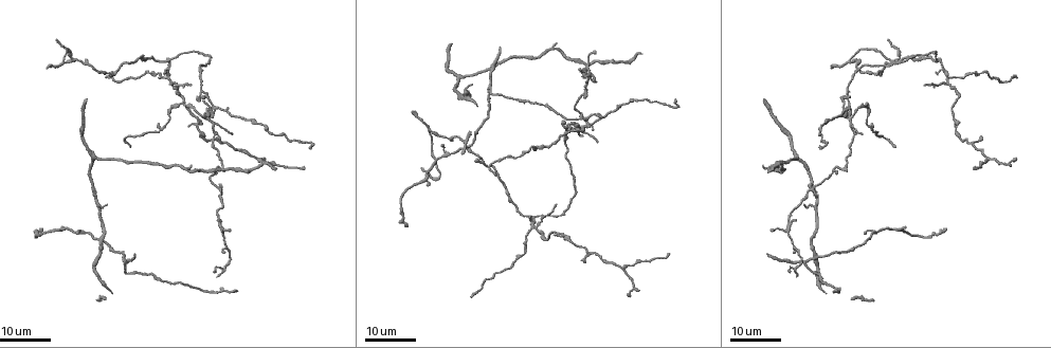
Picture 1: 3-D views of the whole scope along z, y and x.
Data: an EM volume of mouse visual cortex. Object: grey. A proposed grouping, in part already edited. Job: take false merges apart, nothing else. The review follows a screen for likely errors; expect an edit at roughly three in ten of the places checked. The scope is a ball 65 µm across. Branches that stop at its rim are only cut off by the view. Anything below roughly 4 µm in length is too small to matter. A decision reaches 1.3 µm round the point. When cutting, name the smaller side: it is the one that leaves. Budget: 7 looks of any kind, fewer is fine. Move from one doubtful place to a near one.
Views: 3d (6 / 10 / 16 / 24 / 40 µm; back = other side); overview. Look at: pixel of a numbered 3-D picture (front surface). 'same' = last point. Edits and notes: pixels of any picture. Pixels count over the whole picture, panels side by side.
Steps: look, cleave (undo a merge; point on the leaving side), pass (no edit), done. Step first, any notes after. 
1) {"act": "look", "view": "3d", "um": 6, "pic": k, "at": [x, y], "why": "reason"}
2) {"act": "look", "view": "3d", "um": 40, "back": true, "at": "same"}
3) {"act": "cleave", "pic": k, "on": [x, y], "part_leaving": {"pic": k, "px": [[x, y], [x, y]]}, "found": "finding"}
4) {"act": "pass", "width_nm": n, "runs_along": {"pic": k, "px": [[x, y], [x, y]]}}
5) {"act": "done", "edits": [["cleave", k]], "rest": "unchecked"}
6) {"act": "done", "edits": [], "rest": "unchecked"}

{"act": "look", "view": "3d", "um": 24, "pic": 1, "at": [625, 267], "why": "three arms meet"}

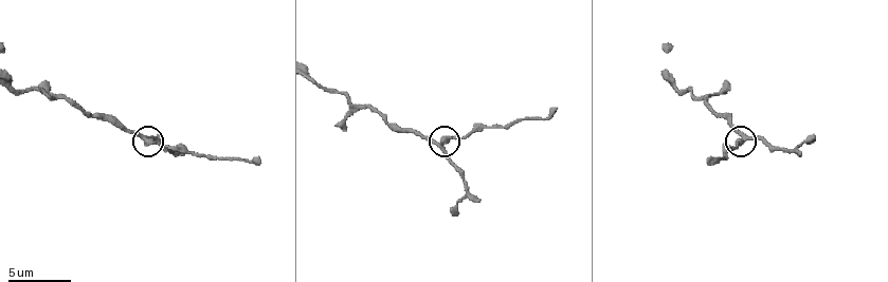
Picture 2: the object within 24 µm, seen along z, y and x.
{"act": "look", "view": "3d", "um": 6, "pic": 2, "at": [147, 136], "why": "zoom in"}

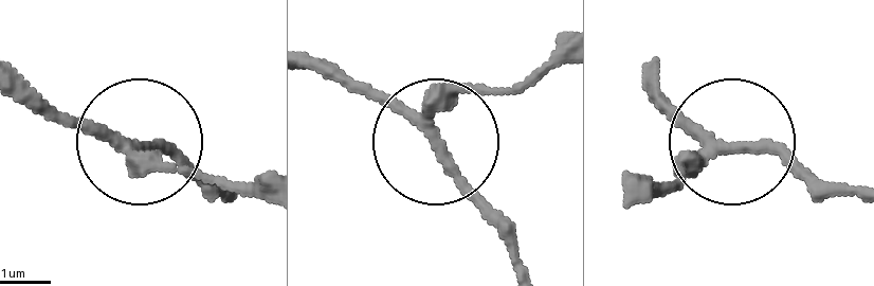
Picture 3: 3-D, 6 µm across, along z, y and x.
{"act": "pass", "side_arm_um": 7, "runs_along": {"pic": 3, "px": [[651, 76], [680, 119], [723, 144], [785, 153], [844, 186]]}, "found": "all the same cell"}

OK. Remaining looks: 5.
{"act": "look", "view": "3d", "um": 6, "pic": 2, "at": [677, 89], "why": "sudden change in width"}

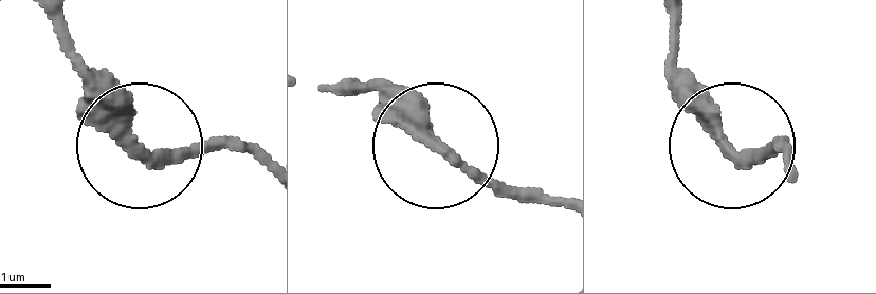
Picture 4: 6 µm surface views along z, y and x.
{"act": "pass", "found": "one cell here"}

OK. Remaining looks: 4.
{"act": "look", "view": "3d", "um": 24, "pic": 1, "at": [948, 83], "why": "three arms meet"}

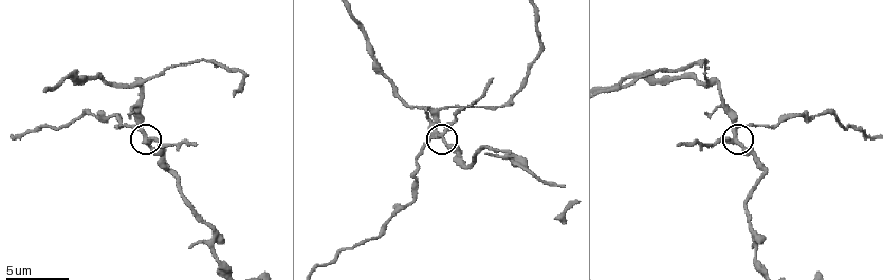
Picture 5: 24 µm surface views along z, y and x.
{"act": "look", "view": "3d", "um": 6, "pic": 5, "at": [732, 142], "why": "zoom in"}

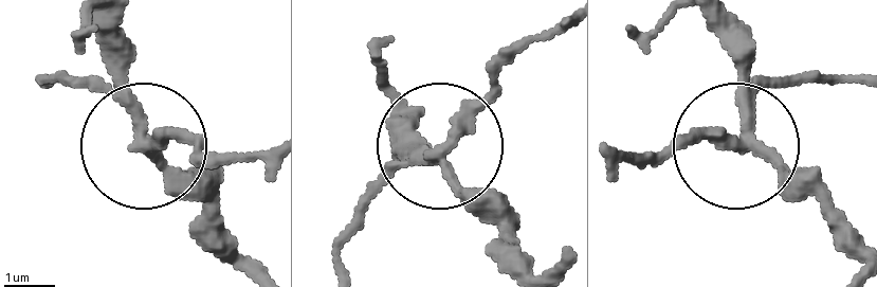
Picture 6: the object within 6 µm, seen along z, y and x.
{"act": "cleave", "pic": 6, "on": [71, 85], "width_nm": 230, "part_leaving": {"pic": 6, "px": [[127, 109], [42, 75]]}, "found": "two cells meet here"}

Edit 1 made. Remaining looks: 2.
{"act": "done", "edits": [["cleave", 6]], "rest": "unchecked"}

